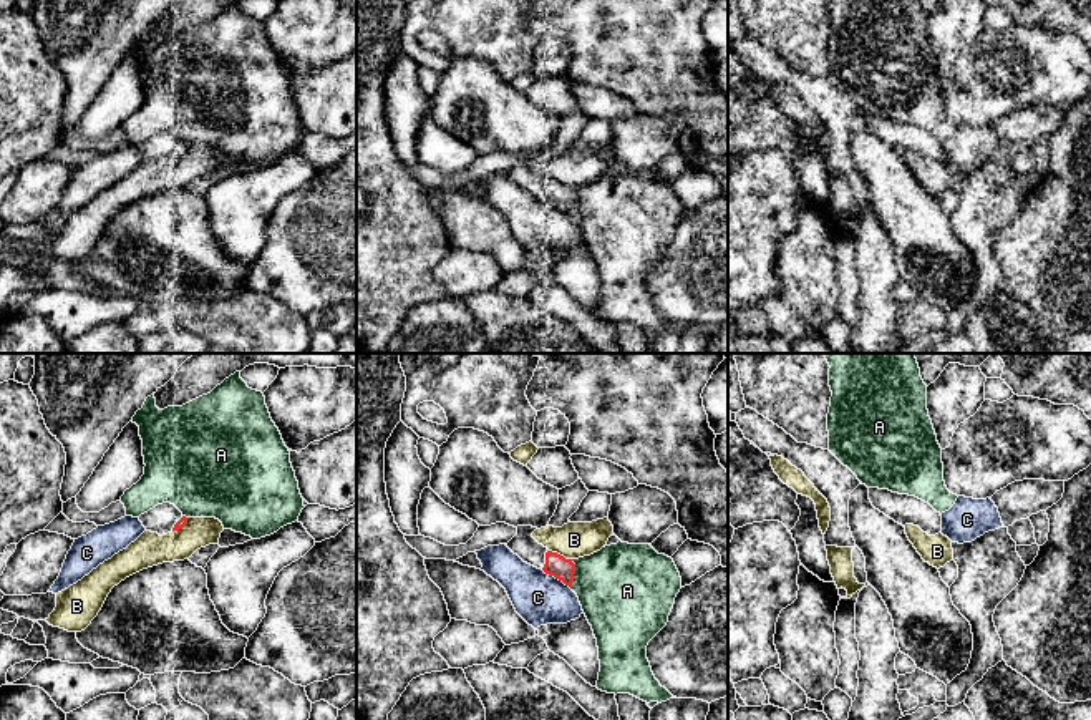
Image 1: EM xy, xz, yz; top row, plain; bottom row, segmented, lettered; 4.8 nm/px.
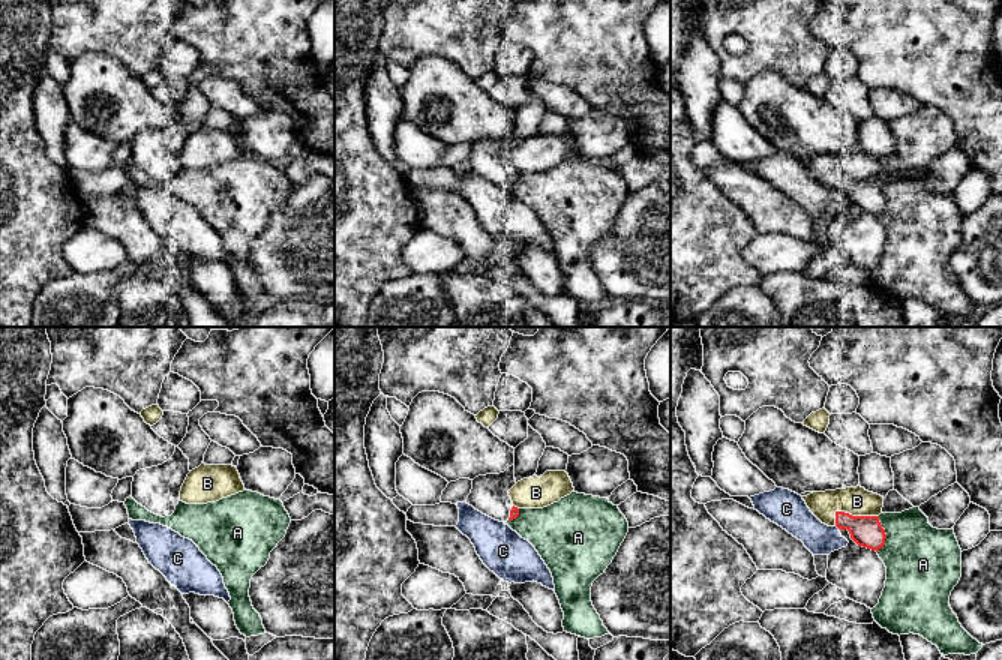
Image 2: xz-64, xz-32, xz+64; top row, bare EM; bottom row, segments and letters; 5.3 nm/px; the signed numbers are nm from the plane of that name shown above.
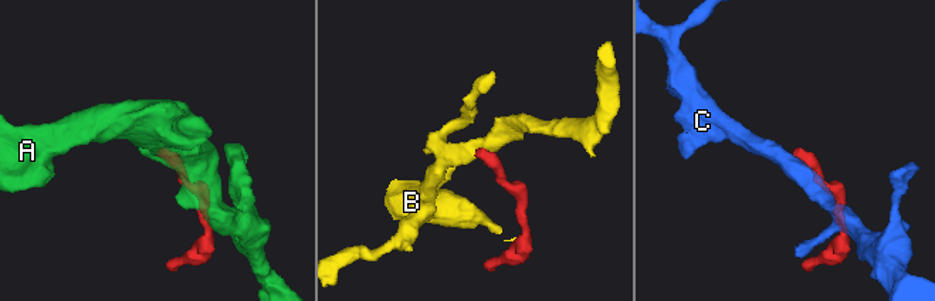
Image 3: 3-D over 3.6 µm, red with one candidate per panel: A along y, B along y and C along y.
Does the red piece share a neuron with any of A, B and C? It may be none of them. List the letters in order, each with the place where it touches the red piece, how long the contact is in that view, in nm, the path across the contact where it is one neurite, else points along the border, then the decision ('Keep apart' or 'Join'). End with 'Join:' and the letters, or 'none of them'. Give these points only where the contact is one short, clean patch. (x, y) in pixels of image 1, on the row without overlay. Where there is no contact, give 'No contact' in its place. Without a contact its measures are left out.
A: Touches red at xz (574, 201). Shared border 140 nm. Boundary: xz (571, 188), (574, 193), (572, 216). Keep apart
B: Touches red at xz (559, 183). Shared border 120 nm. Keep apart
C: Touches red at xz (556, 206). Shared border 180 nm. Keep apart
Join: none of them

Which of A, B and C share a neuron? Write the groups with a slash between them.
A / B / C

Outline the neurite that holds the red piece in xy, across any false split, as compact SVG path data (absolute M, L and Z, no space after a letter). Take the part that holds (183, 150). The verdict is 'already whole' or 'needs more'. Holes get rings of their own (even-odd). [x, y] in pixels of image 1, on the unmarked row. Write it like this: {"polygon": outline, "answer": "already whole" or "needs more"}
{"polygon": "M162 131L139 144L146 159L159 164L179 159L187 153L187 146L171 131Z", "answer": "needs more"}

